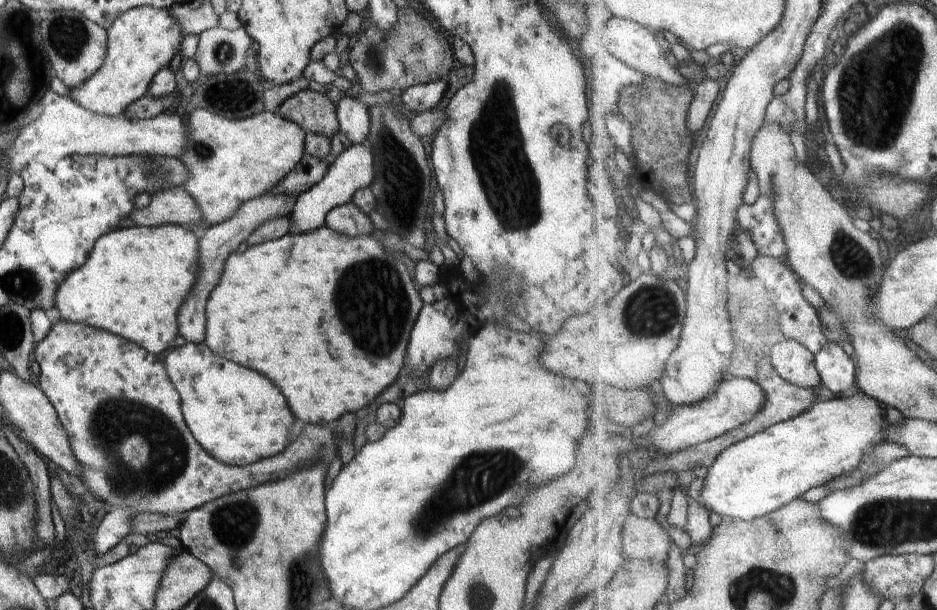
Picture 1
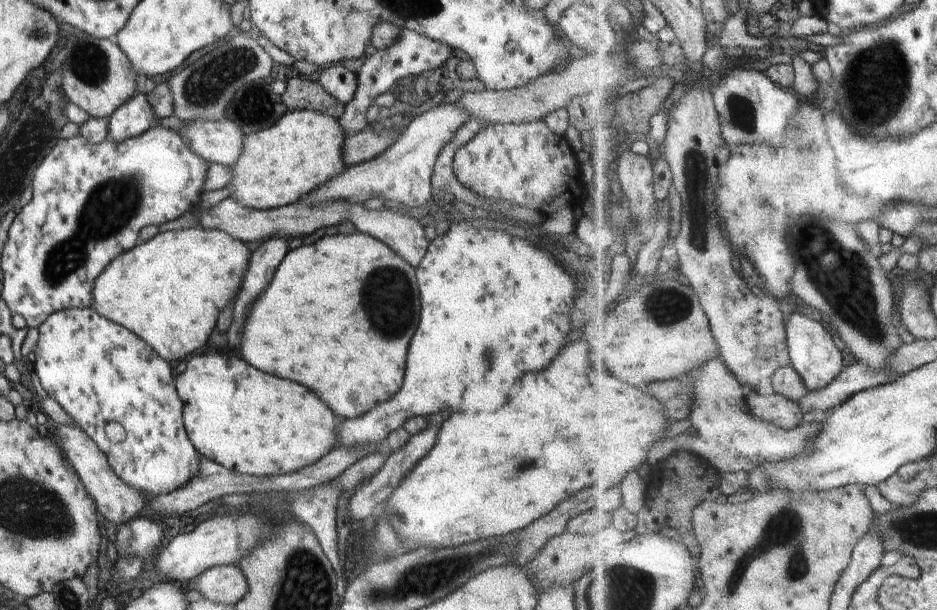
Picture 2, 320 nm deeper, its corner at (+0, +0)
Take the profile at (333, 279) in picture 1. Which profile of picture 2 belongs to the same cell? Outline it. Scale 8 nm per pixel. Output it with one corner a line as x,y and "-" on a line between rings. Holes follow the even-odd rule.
358,230
349,235
326,235
310,245
289,250
272,284
247,314
240,356
258,370
312,388
341,420
361,417
377,404
389,401
402,386
410,340
420,316
414,272
415,268
387,244

